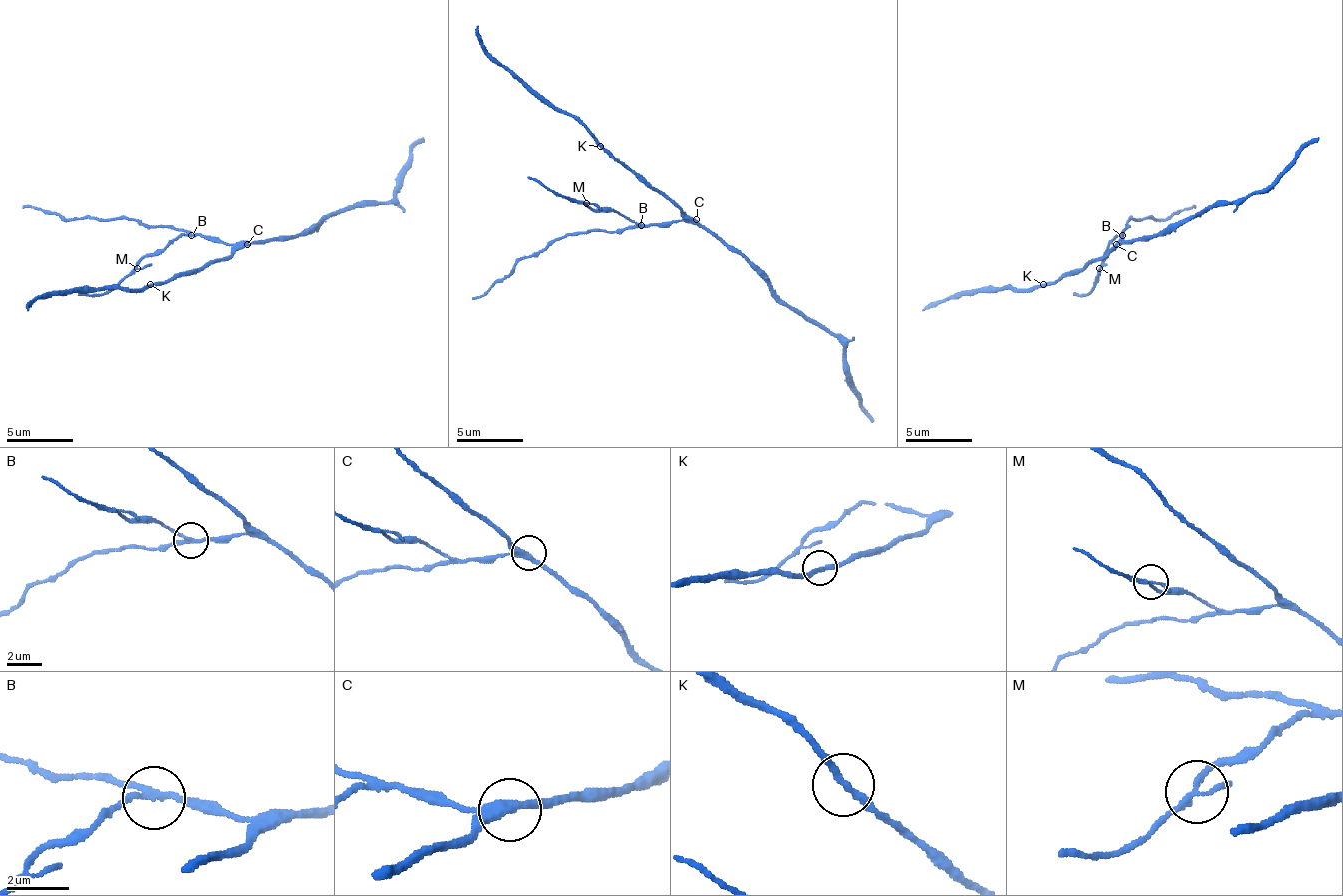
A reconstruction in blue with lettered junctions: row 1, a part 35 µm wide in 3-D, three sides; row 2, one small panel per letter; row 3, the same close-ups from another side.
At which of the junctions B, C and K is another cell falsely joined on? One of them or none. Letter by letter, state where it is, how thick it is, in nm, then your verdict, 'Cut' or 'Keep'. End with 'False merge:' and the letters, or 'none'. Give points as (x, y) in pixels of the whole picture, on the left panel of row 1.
B: Place: (191, 235). Thickness 180 nm. Cut
C: Place: (247, 244). Thickness 280 nm. Keep
K: Place: (150, 284). Thickness 240 nm. Keep
False merge: B

